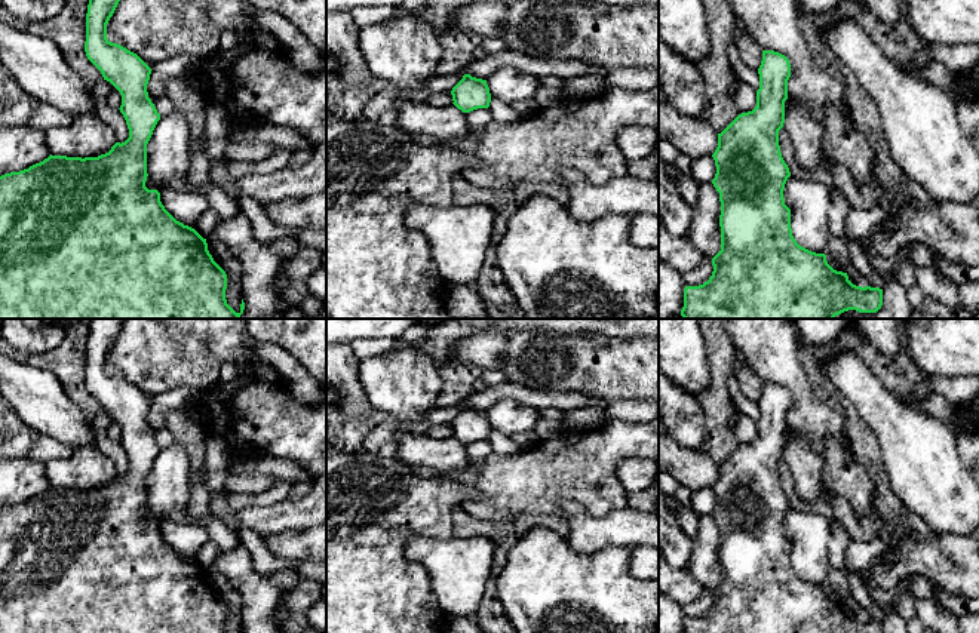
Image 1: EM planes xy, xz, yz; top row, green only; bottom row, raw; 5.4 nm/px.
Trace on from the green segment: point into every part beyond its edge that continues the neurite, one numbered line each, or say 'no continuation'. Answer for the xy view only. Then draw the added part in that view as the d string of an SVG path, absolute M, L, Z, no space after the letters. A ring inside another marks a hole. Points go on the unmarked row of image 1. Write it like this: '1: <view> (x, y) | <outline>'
no continuation

